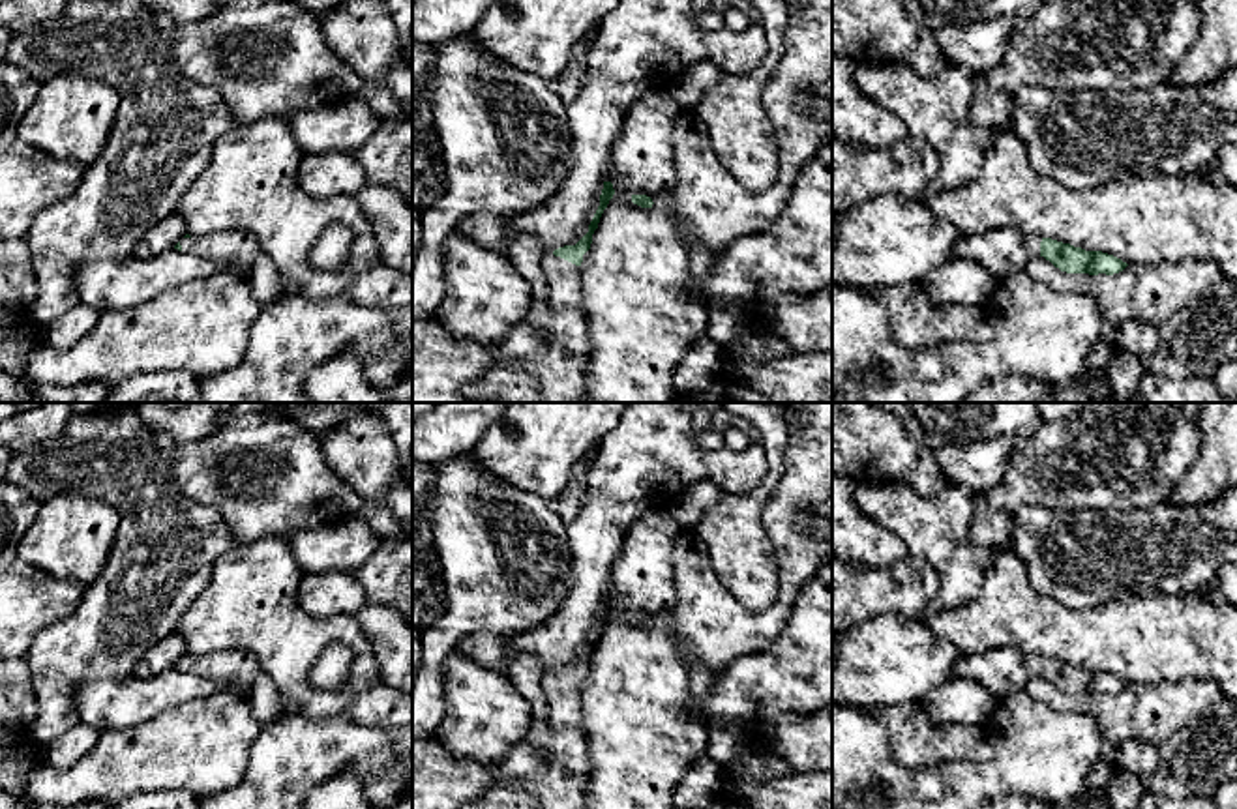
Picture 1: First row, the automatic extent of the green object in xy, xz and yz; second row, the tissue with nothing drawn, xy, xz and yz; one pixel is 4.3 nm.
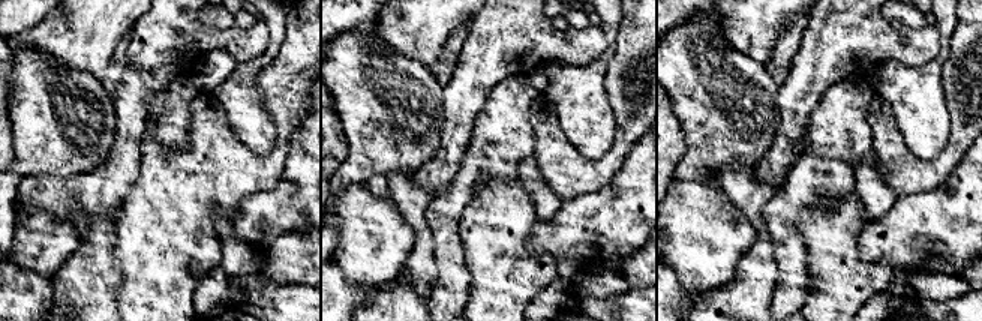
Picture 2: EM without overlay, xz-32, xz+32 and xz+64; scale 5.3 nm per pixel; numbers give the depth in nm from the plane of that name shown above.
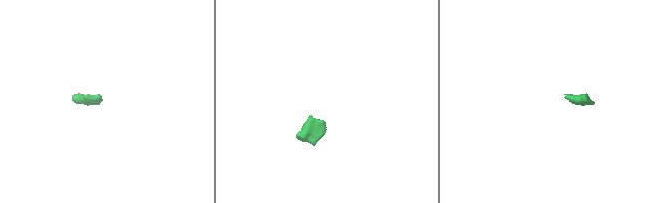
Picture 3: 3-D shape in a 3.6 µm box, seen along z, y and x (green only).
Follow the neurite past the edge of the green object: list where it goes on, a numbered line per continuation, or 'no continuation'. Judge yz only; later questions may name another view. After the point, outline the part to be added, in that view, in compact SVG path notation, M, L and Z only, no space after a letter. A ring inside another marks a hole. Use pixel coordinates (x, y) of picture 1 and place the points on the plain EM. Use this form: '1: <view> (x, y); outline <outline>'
1: yz (1003, 671); outline M1016 646L990 648L975 654L961 654L956 678L982 684L993 700L1001 700L1040 676L1040 655L1025 654Z

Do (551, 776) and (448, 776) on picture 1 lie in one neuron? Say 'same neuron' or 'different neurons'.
different neurons

